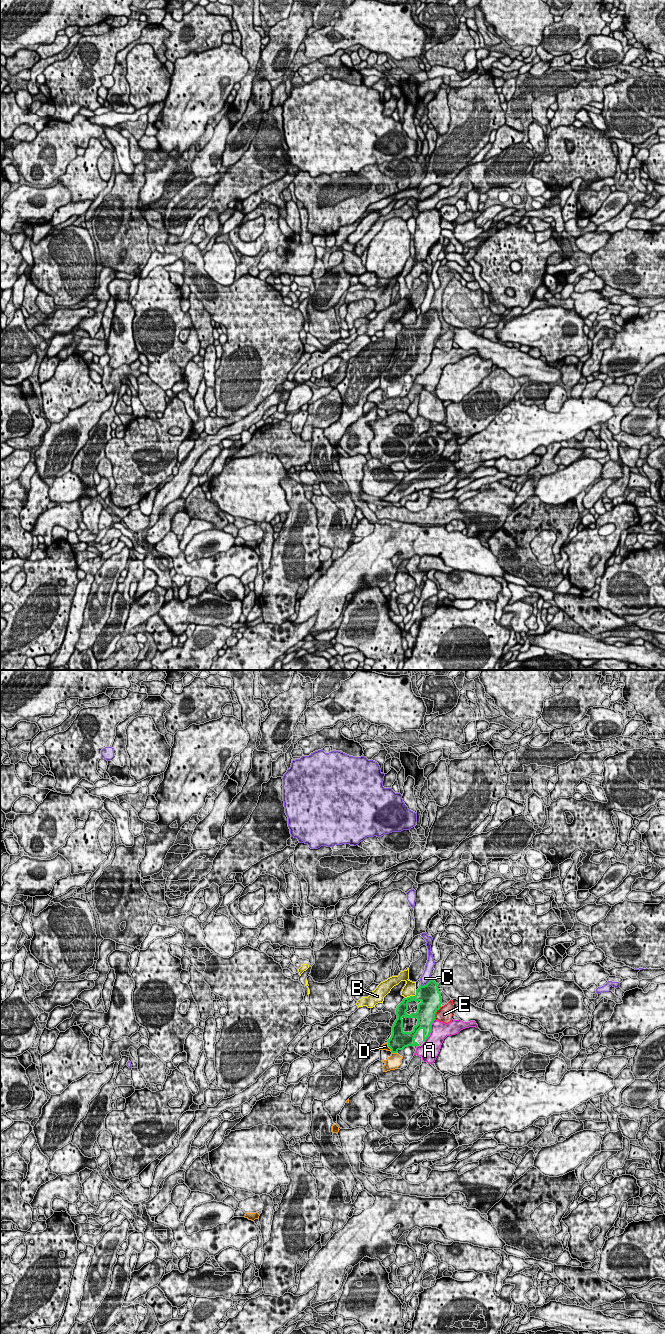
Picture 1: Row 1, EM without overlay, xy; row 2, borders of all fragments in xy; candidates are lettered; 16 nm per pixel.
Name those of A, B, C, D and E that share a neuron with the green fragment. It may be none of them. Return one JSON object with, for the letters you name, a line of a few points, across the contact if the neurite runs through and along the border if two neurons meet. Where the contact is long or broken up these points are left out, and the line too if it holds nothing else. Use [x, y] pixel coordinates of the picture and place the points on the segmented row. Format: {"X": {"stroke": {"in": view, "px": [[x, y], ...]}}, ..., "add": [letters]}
{"D": {"stroke": {"in": "xy", "px": [[399, 1040], [394, 1045], [394, 1052], [394, 1061]]}}, "add": ["D"]}

